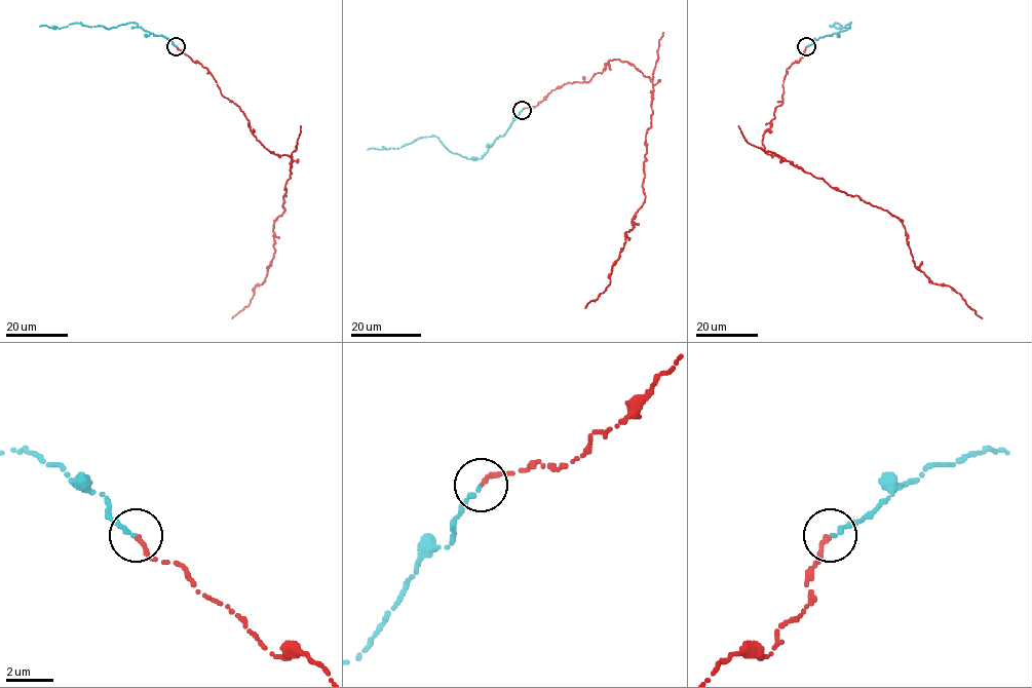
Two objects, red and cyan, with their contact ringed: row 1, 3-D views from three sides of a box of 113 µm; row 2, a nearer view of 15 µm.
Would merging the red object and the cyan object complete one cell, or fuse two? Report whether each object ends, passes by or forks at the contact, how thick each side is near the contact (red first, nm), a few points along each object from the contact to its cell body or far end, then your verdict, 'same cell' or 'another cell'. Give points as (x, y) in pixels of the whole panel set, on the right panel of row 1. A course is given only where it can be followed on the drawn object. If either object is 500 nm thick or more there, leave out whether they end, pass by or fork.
red ends | cyan ends | 200/200 nm | red via (806, 46), (787, 70), (782, 103), (763, 135), (764, 151), (896, 217), (915, 266), (961, 295), (982, 317) | cyan via (806, 46), (822, 37), (846, 30), (851, 23), (838, 29), (830, 25), (837, 23), (841, 26) | same cell

